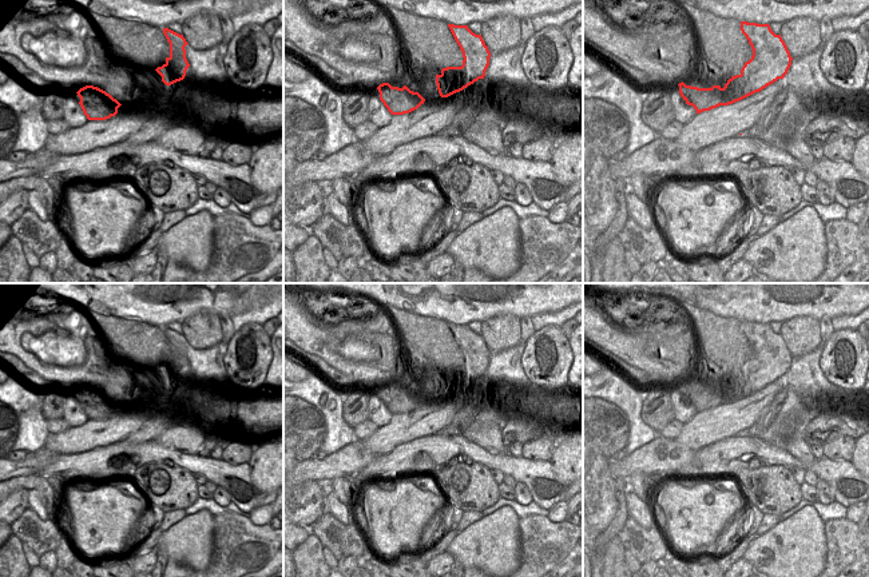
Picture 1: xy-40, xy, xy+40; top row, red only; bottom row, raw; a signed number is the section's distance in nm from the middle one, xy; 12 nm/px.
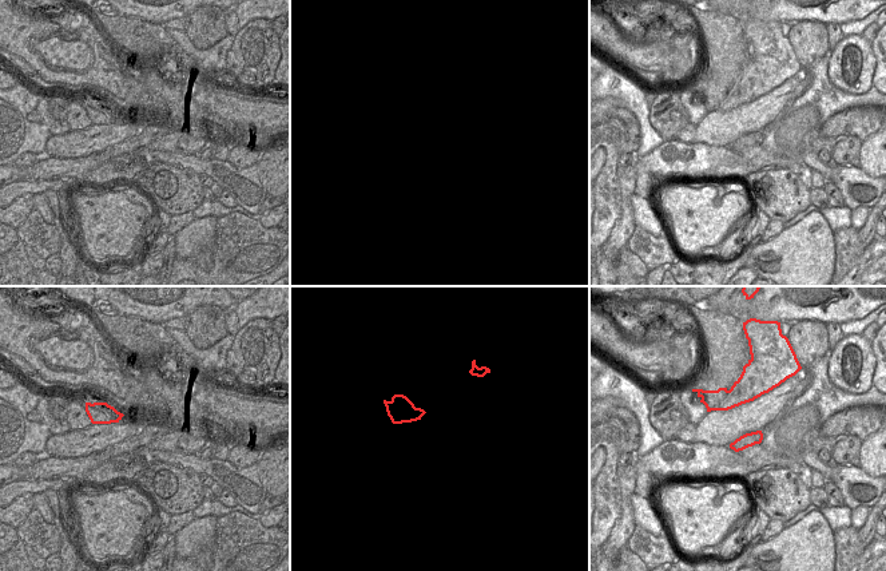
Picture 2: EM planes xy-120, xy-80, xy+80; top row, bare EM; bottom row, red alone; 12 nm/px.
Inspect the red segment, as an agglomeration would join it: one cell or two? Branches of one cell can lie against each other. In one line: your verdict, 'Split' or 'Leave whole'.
Split.

